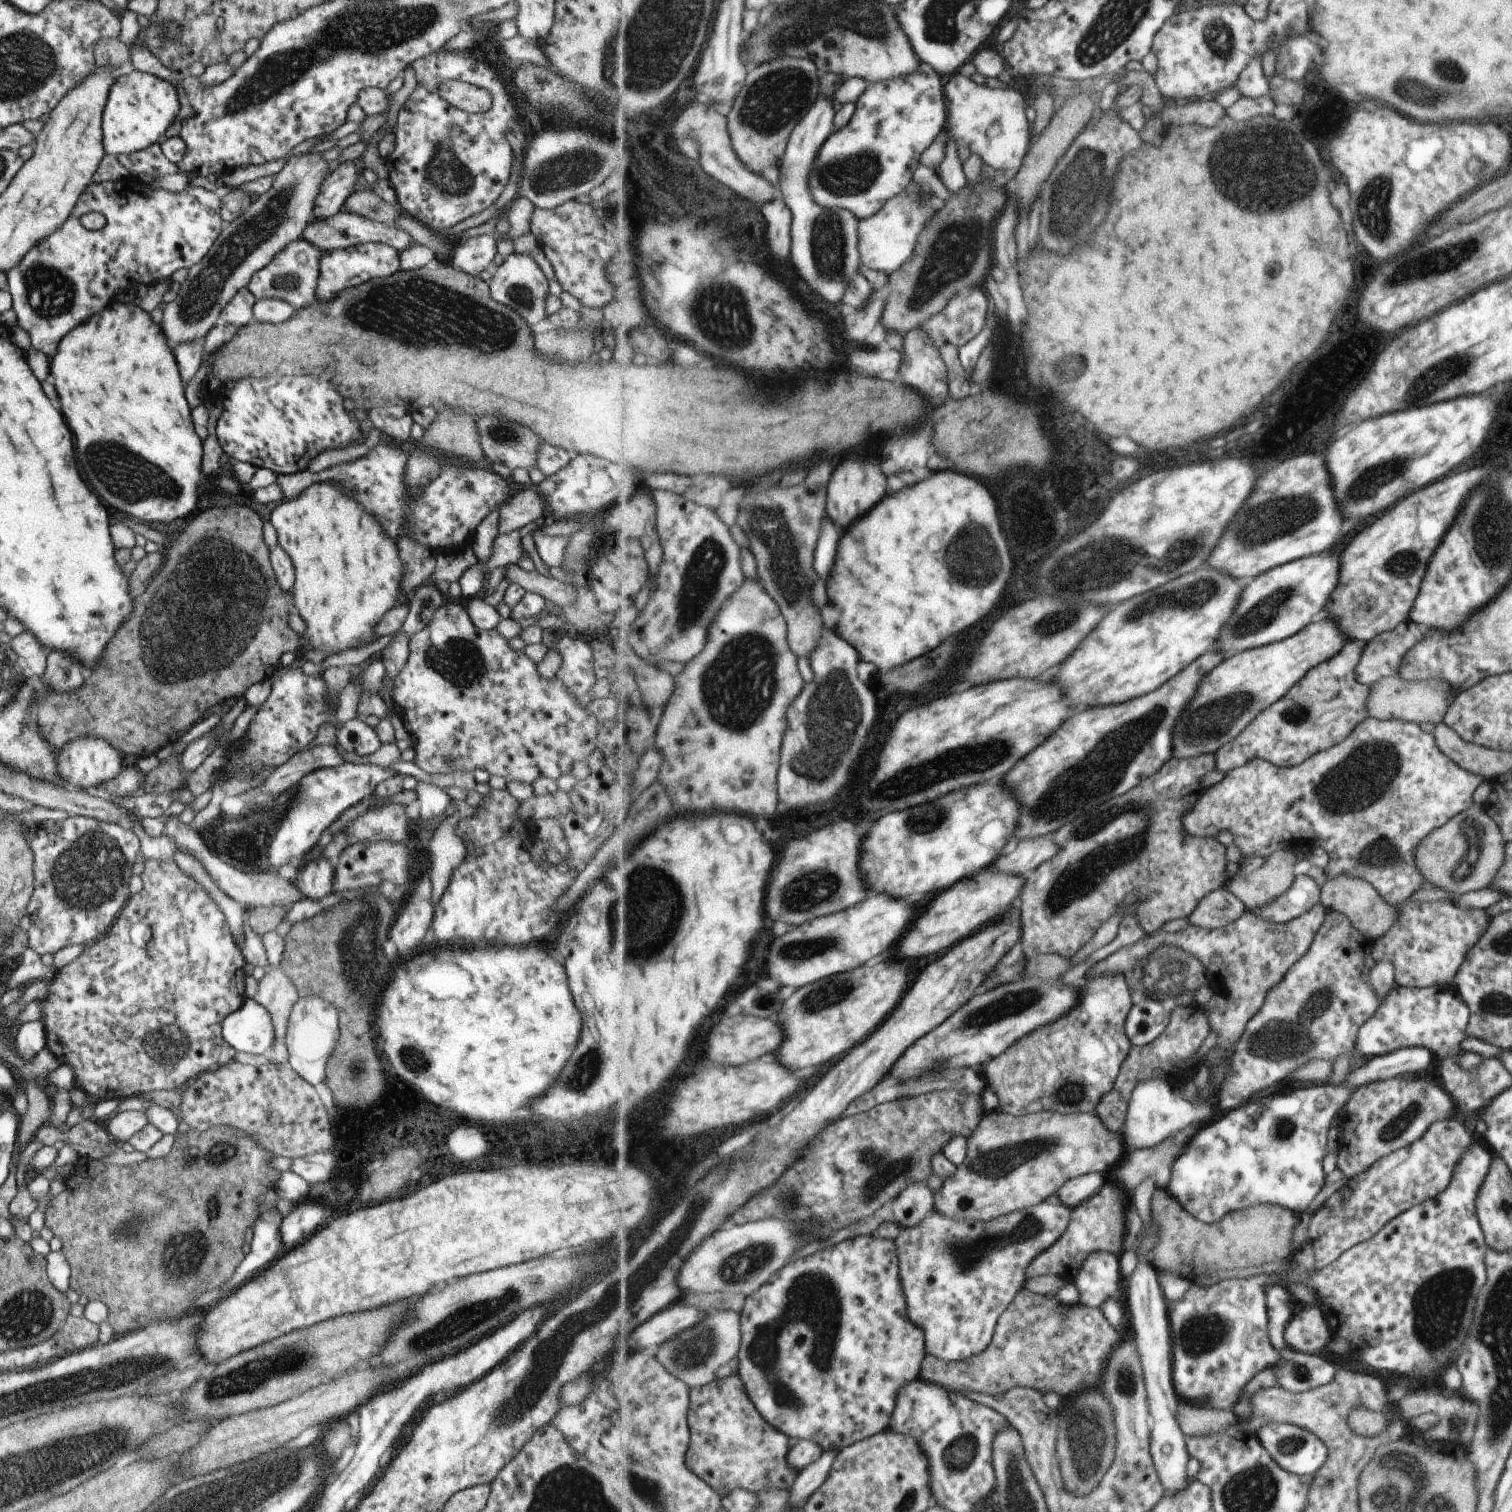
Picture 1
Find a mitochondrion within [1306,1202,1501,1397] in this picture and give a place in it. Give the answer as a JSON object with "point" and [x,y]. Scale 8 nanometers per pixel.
{"point":[1439,1314]}

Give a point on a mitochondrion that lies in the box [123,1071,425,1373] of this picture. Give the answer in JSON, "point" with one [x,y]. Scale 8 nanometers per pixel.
{"point":[184,1251]}

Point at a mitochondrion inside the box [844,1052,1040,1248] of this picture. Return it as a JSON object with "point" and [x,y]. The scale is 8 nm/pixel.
{"point":[884,1169]}

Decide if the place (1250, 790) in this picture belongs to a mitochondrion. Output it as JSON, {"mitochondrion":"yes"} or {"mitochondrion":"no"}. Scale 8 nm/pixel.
{"mitochondrion":"no"}

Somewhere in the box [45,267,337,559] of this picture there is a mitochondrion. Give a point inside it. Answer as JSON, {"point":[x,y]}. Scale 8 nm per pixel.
{"point":[127,478]}

